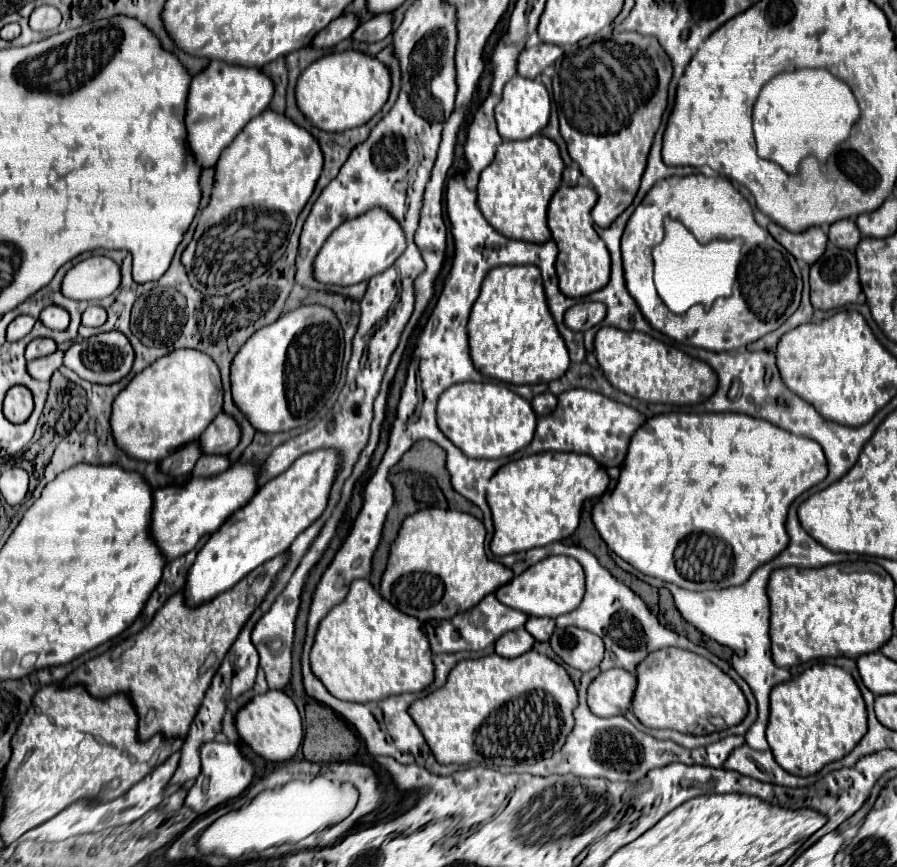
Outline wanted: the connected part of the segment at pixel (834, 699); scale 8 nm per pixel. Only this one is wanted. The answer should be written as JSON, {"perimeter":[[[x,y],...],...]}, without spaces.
{"perimeter":[[[833,664],[811,666],[801,676],[775,686],[771,692],[771,716],[767,726],[767,742],[773,750],[777,764],[795,776],[813,776],[825,764],[847,756],[847,752],[851,752],[851,748],[859,744],[863,732],[867,732],[867,708],[861,690],[855,684],[853,676],[839,666]]]}

